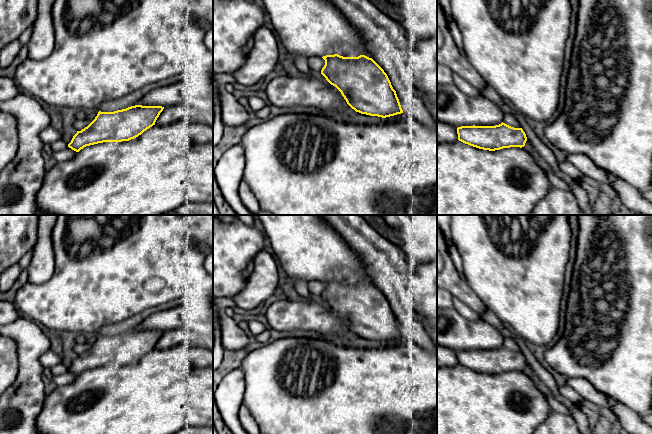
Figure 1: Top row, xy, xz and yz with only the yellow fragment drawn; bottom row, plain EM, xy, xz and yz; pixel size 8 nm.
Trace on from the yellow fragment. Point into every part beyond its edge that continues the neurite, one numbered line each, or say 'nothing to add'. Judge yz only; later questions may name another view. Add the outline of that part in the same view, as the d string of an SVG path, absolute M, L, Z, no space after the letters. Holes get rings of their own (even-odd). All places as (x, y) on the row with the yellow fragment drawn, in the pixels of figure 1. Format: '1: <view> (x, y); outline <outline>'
1: yz (508, 119); outline M504 114L503 123L505 123L511 127L514 127L514 128L522 128L521 124L517 120L517 118L511 114Z

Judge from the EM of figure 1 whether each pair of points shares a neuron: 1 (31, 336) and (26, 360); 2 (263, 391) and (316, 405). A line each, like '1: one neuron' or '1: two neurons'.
1: one neuron
2: one neuron

